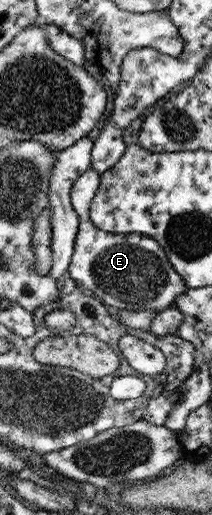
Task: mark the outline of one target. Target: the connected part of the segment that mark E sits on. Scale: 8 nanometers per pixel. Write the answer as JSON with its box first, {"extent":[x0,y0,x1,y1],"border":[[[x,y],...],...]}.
{"extent":[67,168,187,312],"border":[[[91,168],[78,176],[70,190],[70,205],[78,217],[73,251],[67,272],[78,287],[83,286],[102,304],[120,311],[150,309],[160,312],[175,306],[175,296],[187,289],[174,272],[158,243],[138,233],[112,234],[96,228],[89,219],[89,205],[98,189],[100,175]]]}

